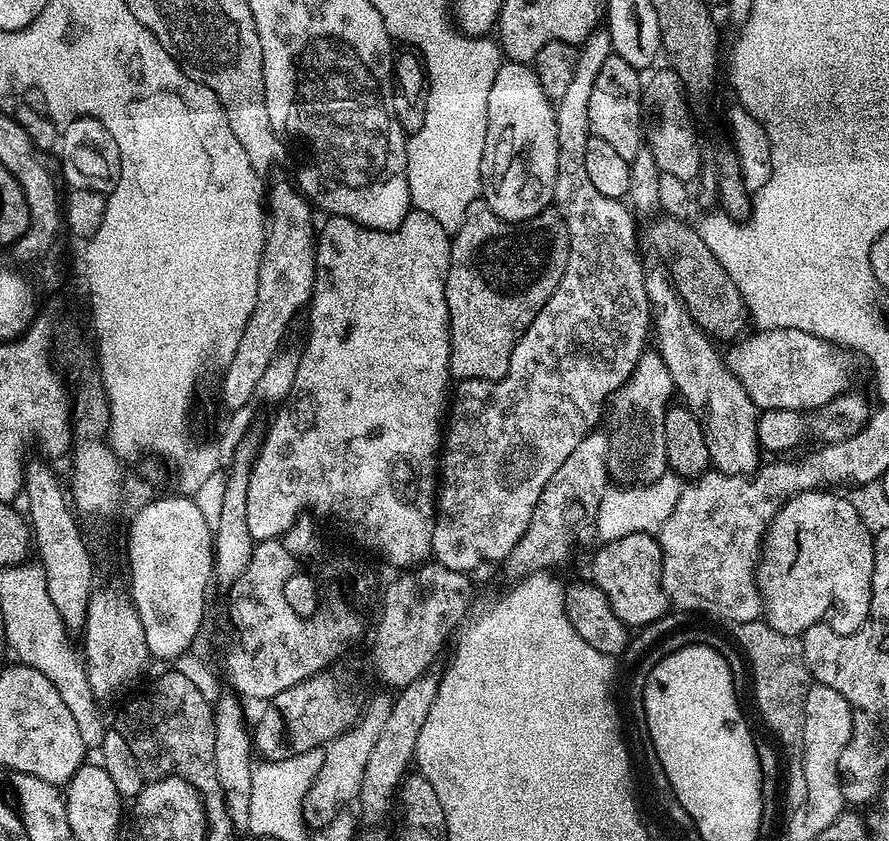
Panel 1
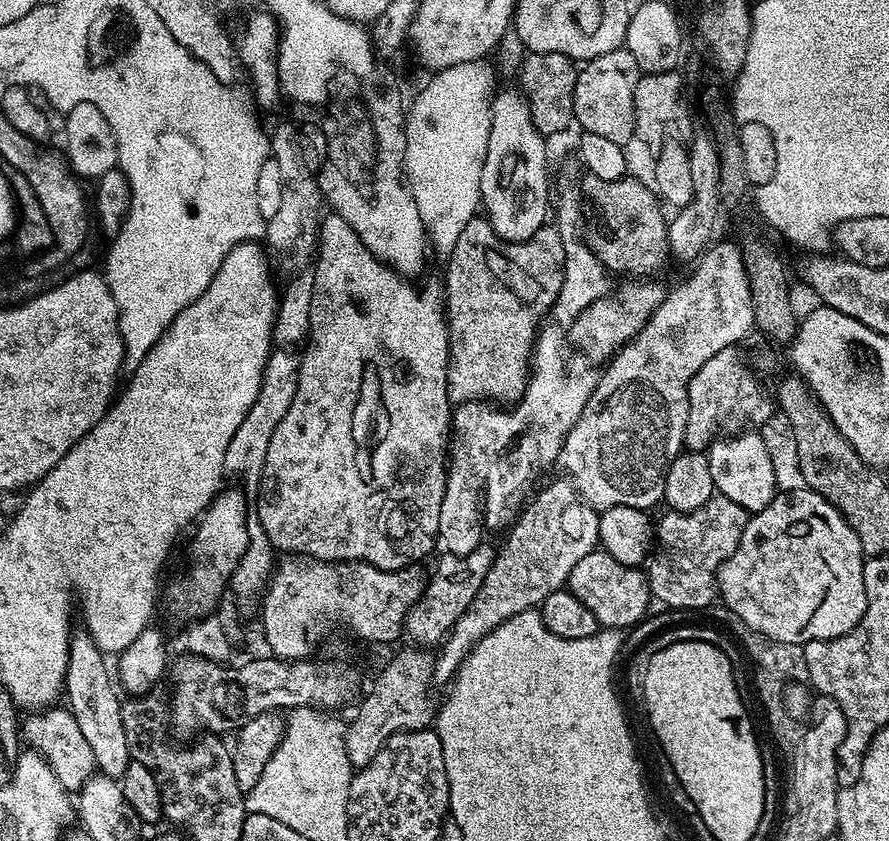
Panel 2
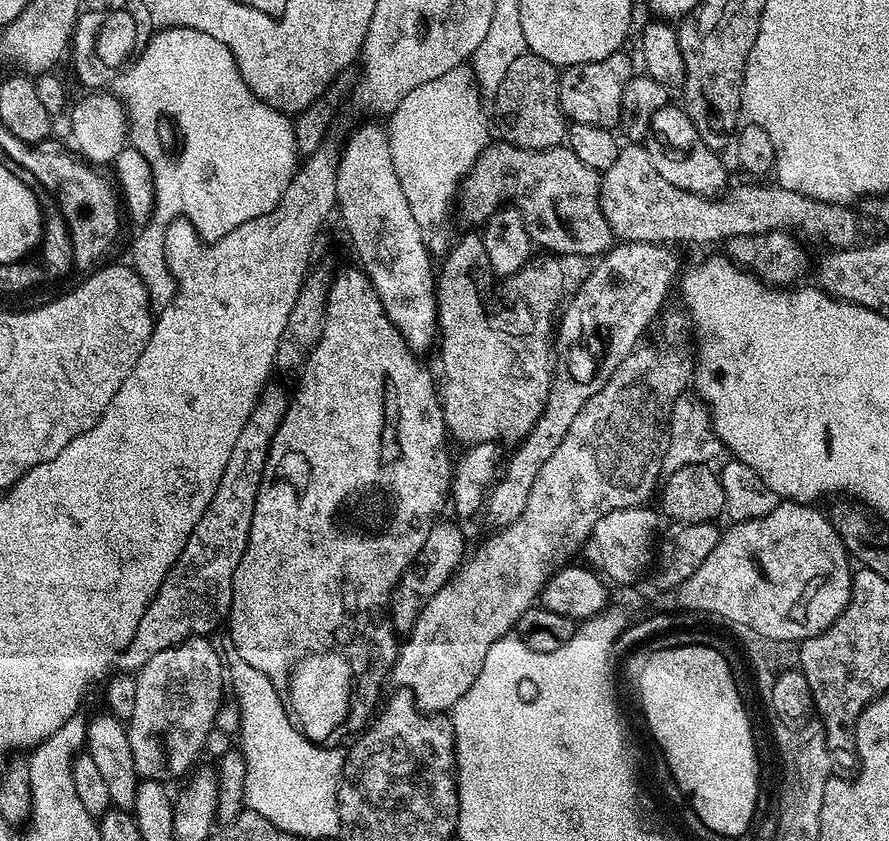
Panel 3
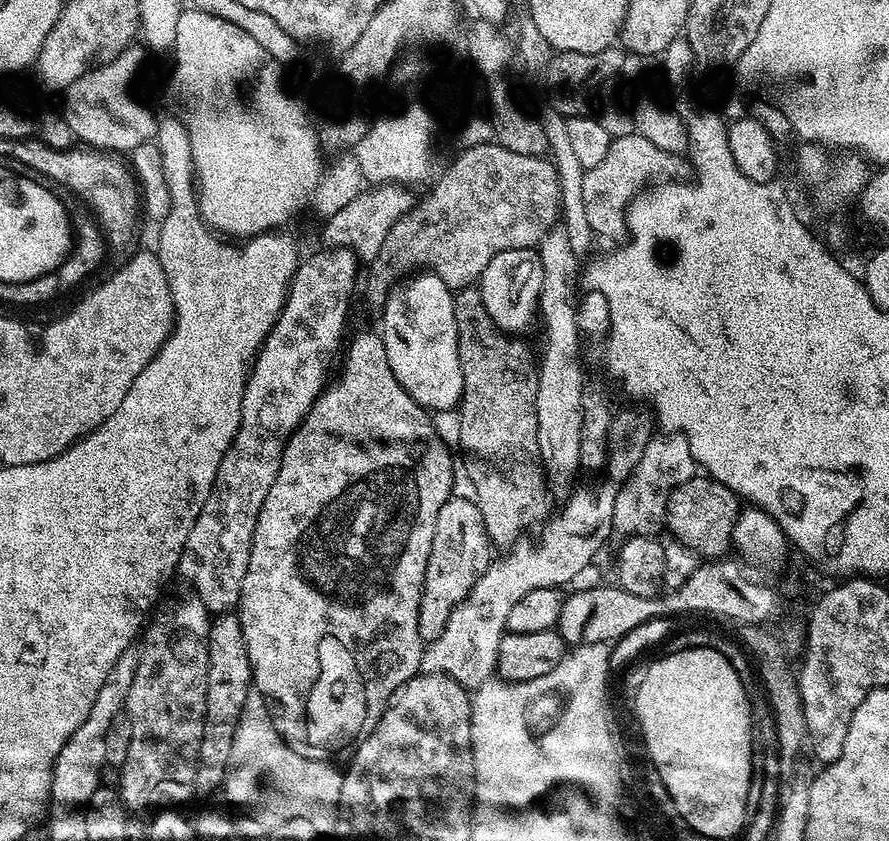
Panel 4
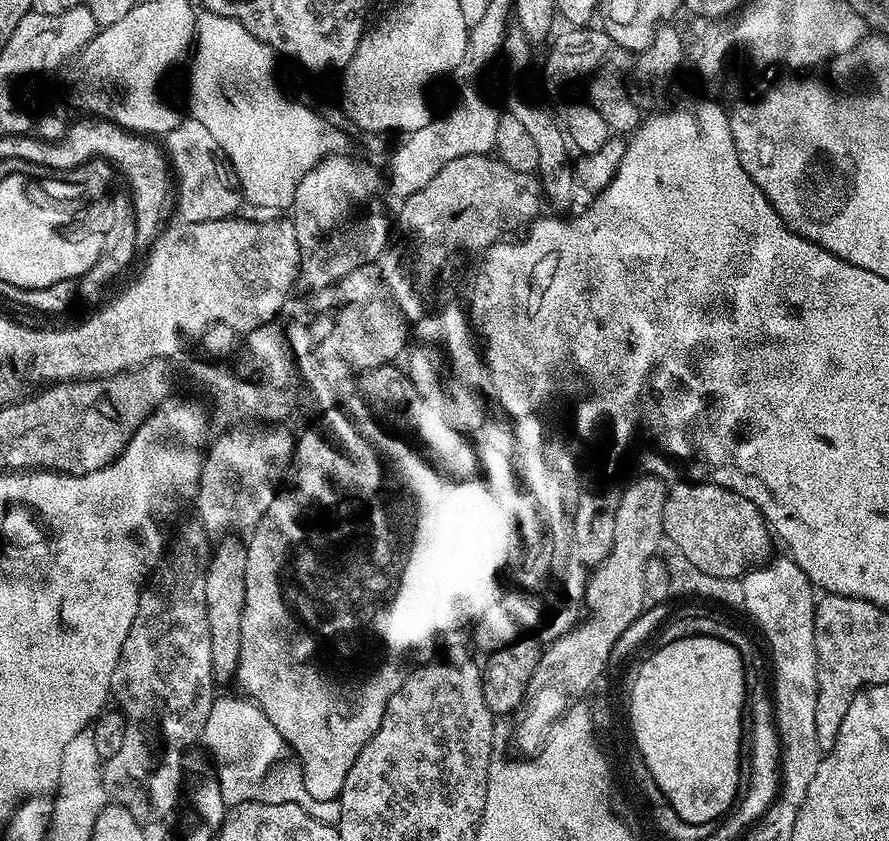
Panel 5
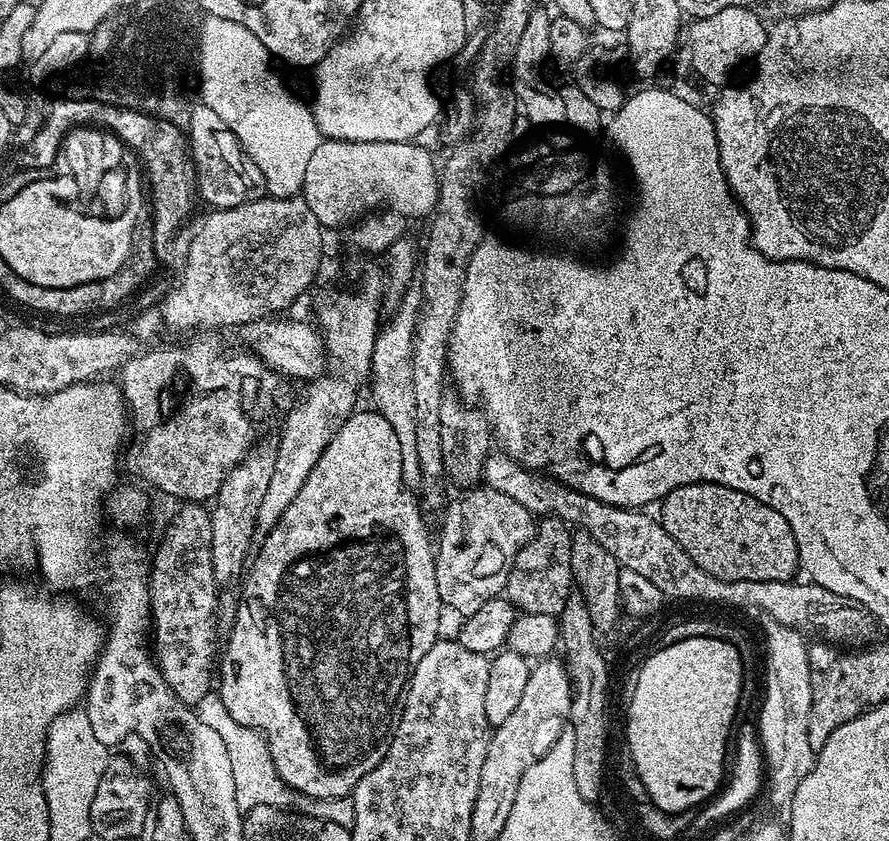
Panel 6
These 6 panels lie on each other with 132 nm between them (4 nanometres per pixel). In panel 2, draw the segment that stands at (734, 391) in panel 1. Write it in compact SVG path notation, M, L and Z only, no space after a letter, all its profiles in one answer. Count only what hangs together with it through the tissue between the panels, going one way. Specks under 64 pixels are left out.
M748 431L713 440L706 449L706 455L710 462L710 478L714 478L716 492L730 498L730 502L738 502L738 506L742 506L751 514L770 506L778 489L773 463L770 462L770 455L759 431Z

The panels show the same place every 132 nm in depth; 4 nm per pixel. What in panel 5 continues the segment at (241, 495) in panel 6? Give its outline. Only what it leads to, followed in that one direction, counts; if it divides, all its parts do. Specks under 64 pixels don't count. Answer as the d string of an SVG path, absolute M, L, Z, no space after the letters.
M224 538L213 547L212 555L208 558L208 569L206 570L206 619L210 621L210 666L214 670L214 678L217 685L224 686L224 683L231 681L238 670L238 654L242 652L242 610L246 606L246 550L247 543L240 538Z

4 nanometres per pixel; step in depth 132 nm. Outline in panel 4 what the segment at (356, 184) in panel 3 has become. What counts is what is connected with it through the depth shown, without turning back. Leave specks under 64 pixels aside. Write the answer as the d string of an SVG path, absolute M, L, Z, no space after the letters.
M427 270L408 279L393 287L382 305L384 317L379 327L386 346L386 362L390 362L390 370L394 370L400 385L422 407L433 413L455 409L464 393L464 379L458 354L460 323L454 318L453 289Z

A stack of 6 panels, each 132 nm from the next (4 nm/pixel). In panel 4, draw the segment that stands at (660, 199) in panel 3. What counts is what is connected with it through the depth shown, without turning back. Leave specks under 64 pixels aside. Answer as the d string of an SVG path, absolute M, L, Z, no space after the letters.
M638 131L613 138L610 151L602 157L602 162L587 169L582 178L583 207L595 235L616 240L612 242L623 241L628 236L628 203L660 178L655 176L662 175L672 160L669 153L658 150L654 142Z

